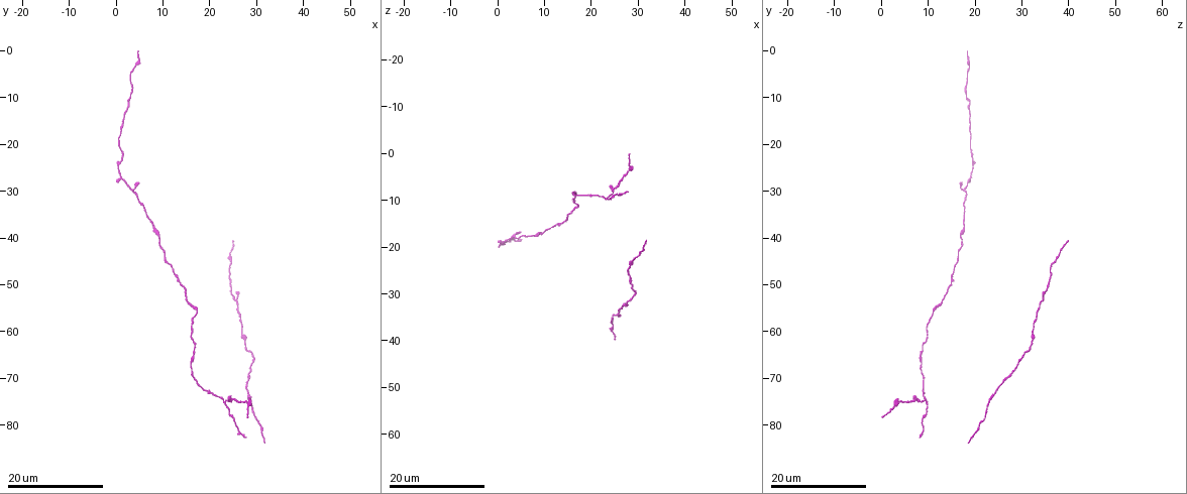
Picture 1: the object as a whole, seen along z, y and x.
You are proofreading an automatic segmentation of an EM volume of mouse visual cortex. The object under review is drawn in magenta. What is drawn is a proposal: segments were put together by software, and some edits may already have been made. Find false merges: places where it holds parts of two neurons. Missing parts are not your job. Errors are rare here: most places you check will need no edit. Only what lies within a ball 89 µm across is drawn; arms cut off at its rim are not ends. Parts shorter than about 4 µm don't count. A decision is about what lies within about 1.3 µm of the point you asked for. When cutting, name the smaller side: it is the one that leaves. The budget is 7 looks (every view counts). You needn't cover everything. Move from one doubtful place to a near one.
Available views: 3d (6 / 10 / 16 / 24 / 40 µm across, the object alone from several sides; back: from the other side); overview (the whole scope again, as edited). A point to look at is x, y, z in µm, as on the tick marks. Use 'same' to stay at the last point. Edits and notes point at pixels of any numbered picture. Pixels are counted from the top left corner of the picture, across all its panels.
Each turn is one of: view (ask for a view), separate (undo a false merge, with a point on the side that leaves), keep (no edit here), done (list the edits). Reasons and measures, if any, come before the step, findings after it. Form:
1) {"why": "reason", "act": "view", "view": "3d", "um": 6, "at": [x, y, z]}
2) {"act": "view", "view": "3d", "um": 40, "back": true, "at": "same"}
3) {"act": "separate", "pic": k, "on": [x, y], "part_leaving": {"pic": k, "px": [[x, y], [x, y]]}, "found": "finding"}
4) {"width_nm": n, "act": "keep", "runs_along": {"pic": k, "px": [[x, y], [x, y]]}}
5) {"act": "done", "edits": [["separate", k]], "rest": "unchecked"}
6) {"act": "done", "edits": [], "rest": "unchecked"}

{"why": "thick turns thin", "act": "view", "view": "3d", "um": 16, "at": [17.5, 55.5, 11.5]}

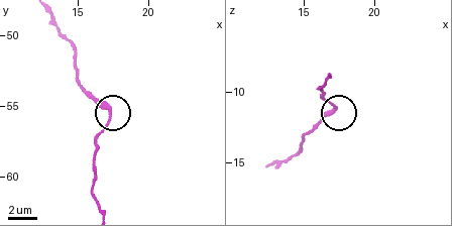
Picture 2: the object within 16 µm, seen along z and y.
{"act": "view", "view": "3d", "um": 6, "at": [17.4, 55.6, 11.2]}

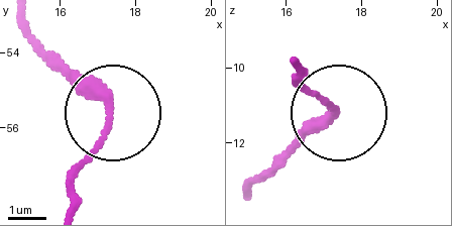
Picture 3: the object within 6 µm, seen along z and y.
{"width_nm": 270, "act": "keep", "runs_along": {"pic": 3, "px": [[294, 65], [332, 110], [285, 155]]}, "found": "continuous, no second neuron"}

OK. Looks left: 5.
{"why": "sudden change in width", "act": "view", "view": "3d", "um": 16, "at": [28.5, 74.5, 23.0]}

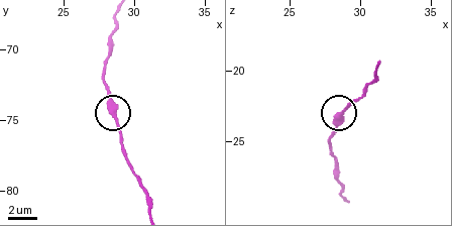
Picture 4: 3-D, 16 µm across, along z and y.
{"act": "view", "view": "3d", "um": 6, "at": [28.8, 75.0, 23.0]}

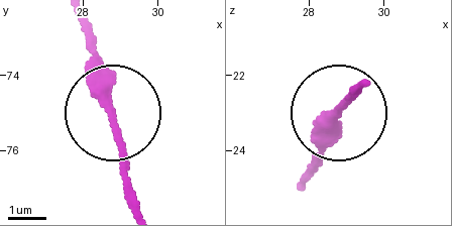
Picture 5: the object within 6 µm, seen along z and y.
{"act": "keep", "found": "all the same neuron"}

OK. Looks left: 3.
{"act": "view", "view": "3d", "um": 16, "at": [23.0, 75.0, 9.5]}

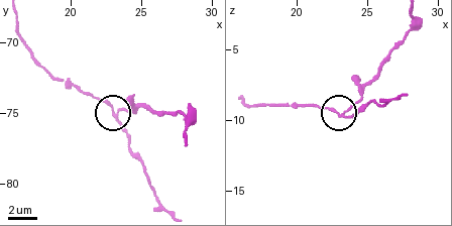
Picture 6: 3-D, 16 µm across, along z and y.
{"act": "view", "view": "3d", "um": 10, "at": [23.2, 75.0, 9.6]}

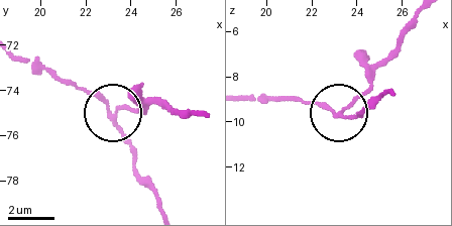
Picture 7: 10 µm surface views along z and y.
{"width_nm": 130, "act": "separate", "pic": 7, "on": [368, 91], "part_leaving": {"pic": 7, "px": [[341, 113], [364, 90], [410, 20]]}, "found": "two neurons meet here"}

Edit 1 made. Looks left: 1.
{"act": "done", "edits": [["separate", 7]], "rest": "unchecked"}

